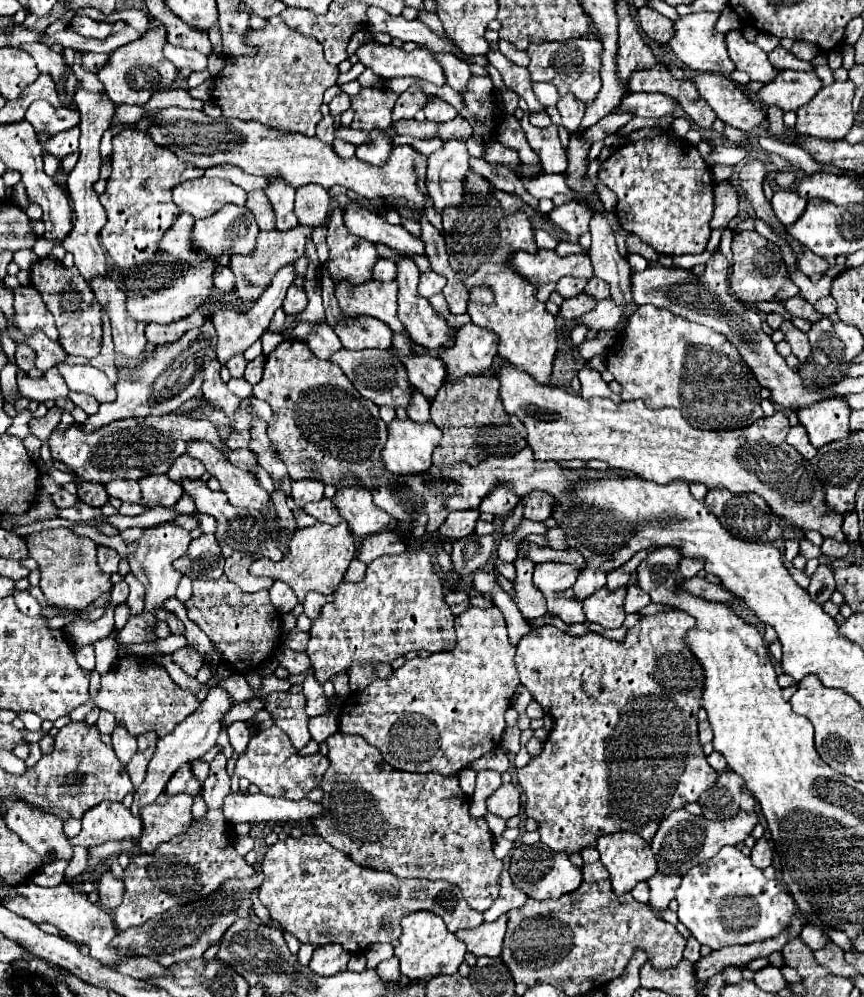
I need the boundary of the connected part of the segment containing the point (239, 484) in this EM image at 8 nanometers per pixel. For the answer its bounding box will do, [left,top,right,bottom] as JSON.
[187,441,269,513]

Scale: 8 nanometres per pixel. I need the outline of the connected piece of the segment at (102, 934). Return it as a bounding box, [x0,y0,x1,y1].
[1,881,125,963]

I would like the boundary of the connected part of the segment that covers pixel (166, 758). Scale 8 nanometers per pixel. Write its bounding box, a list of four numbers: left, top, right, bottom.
[131,687,231,815]

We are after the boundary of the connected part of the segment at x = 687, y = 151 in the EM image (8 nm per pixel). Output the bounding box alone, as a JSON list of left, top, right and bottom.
[599,133,713,255]

